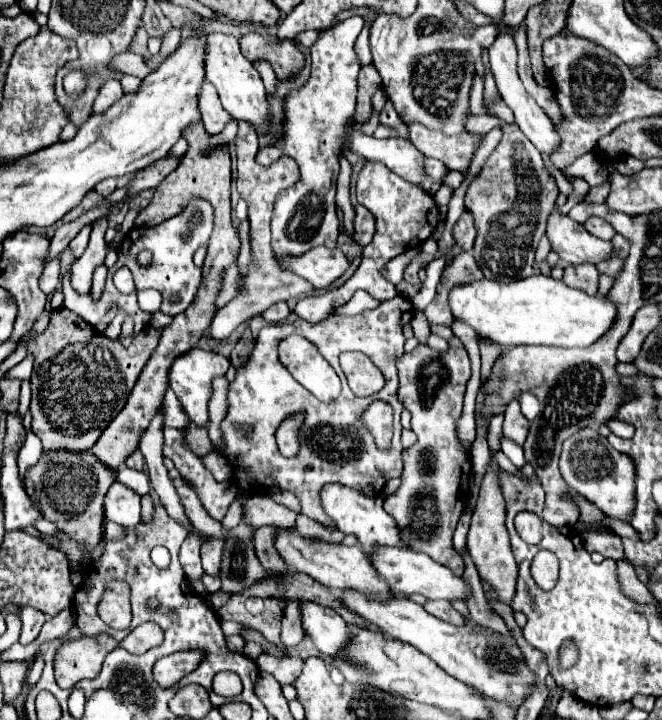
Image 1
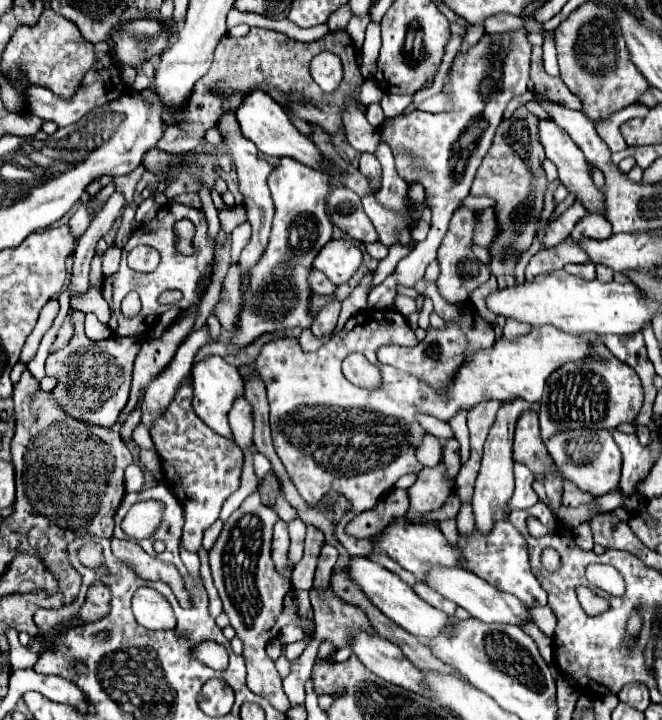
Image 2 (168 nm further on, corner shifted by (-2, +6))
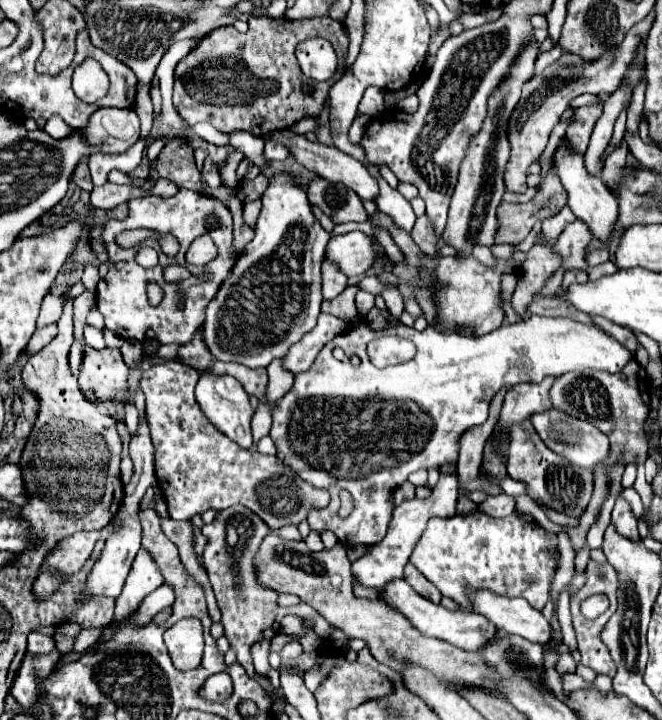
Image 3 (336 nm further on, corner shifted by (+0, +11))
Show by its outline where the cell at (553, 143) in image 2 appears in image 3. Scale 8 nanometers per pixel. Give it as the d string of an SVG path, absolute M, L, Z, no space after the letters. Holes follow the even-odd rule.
M562 139L556 153L554 153L554 171L558 173L564 189L568 191L568 205L572 209L572 213L576 217L580 217L590 233L592 239L598 239L602 243L608 243L612 239L612 231L614 231L614 223L618 217L618 201L616 197L604 187L604 183L600 181L600 177L592 177L586 167L584 167L584 157L572 153L572 149L568 149L568 143Z

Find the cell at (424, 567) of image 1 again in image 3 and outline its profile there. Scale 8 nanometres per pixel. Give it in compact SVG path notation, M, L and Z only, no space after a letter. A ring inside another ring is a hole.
M472 593L474 611L500 625L510 635L520 635L532 643L546 645L552 639L552 629L546 617L530 607L524 599L496 597L494 593Z

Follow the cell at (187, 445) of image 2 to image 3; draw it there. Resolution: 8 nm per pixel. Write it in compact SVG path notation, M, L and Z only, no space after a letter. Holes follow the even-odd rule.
M166 361L152 365L142 373L140 387L146 395L146 417L152 429L152 443L156 447L156 481L162 489L162 495L168 505L172 519L190 519L192 515L202 515L208 509L228 509L232 505L244 505L254 511L272 531L278 531L284 525L300 525L312 509L324 509L330 501L328 491L316 489L300 479L288 465L284 465L276 455L262 455L258 451L246 451L220 433L210 419L200 411L200 405L194 397L194 387L198 383L198 371L178 363Z

